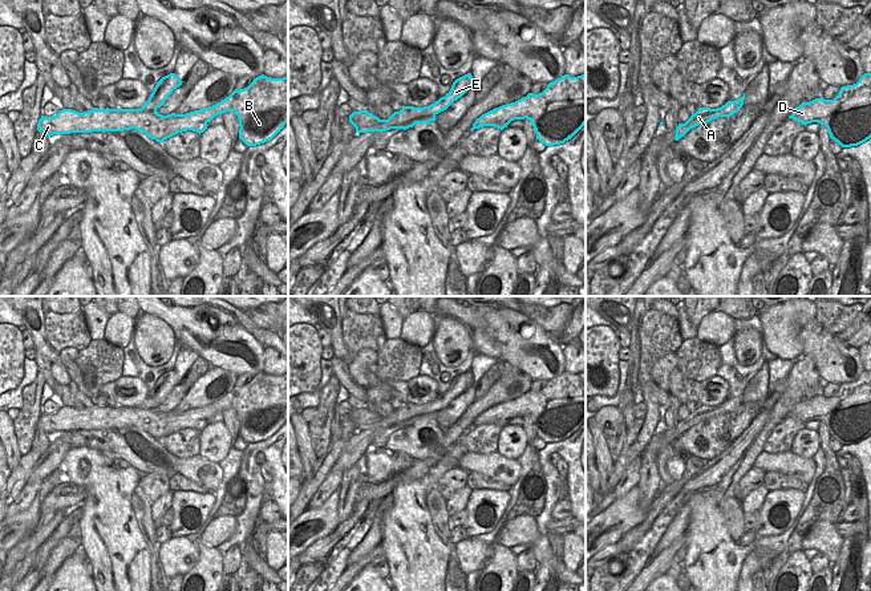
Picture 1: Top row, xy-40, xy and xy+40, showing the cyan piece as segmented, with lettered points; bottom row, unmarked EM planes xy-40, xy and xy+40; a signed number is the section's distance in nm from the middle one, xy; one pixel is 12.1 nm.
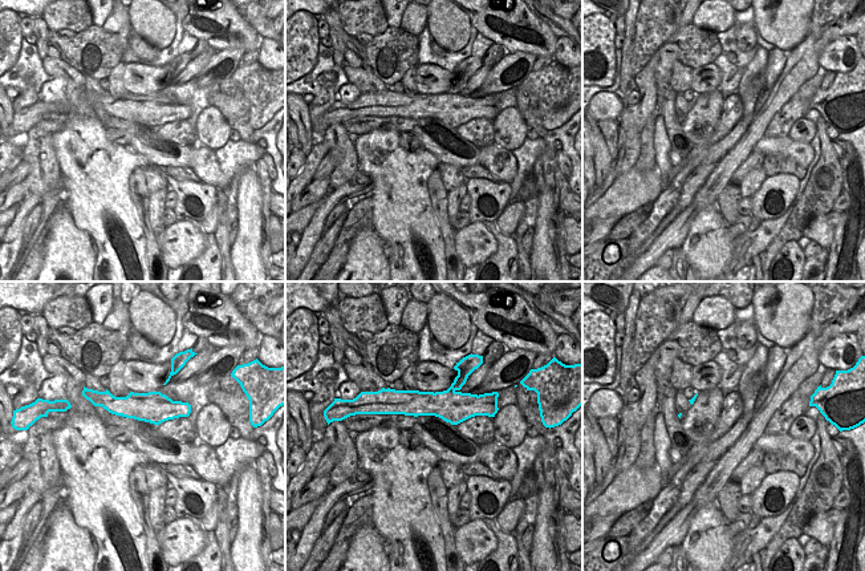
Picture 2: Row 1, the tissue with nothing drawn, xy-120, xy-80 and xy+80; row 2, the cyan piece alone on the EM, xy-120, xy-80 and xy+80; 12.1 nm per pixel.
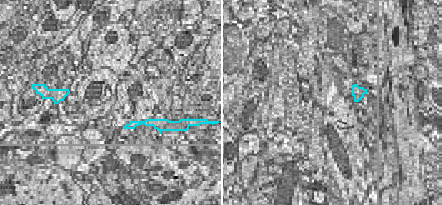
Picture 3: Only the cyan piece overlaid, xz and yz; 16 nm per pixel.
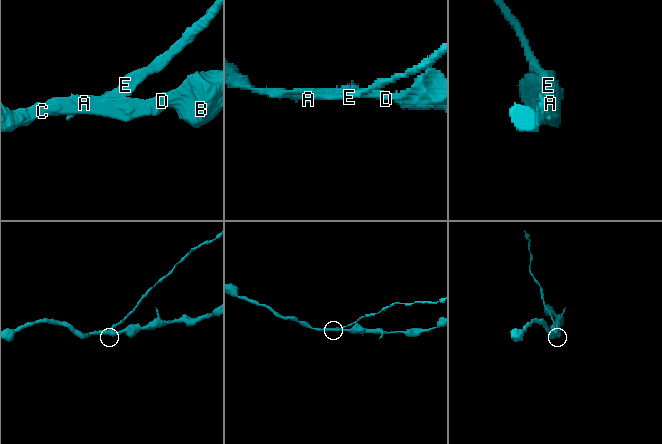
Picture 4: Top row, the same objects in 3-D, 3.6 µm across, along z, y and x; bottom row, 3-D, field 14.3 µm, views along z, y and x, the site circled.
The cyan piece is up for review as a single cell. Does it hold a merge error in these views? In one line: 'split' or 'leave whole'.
split

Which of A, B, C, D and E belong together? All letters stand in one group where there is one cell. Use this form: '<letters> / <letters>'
A E / B C D

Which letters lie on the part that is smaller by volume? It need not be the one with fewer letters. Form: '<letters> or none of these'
A, E.

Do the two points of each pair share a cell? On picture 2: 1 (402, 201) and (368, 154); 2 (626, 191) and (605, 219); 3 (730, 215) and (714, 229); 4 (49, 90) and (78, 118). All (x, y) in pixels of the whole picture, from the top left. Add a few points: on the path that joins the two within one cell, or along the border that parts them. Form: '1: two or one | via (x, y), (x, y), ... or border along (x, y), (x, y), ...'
1: one | via (399, 189), (399, 185), (380, 165)
2: one | via (621, 198), (606, 213)
3: two | border along (717, 202), (718, 210), (727, 223)
4: one | via (60, 90), (78, 108)

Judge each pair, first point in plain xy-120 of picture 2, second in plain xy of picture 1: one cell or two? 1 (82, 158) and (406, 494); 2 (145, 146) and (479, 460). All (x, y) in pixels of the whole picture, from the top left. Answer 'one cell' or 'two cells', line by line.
1: one cell
2: two cells

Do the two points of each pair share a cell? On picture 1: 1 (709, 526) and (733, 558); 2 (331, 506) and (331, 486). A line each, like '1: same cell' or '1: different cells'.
1: same cell
2: different cells

